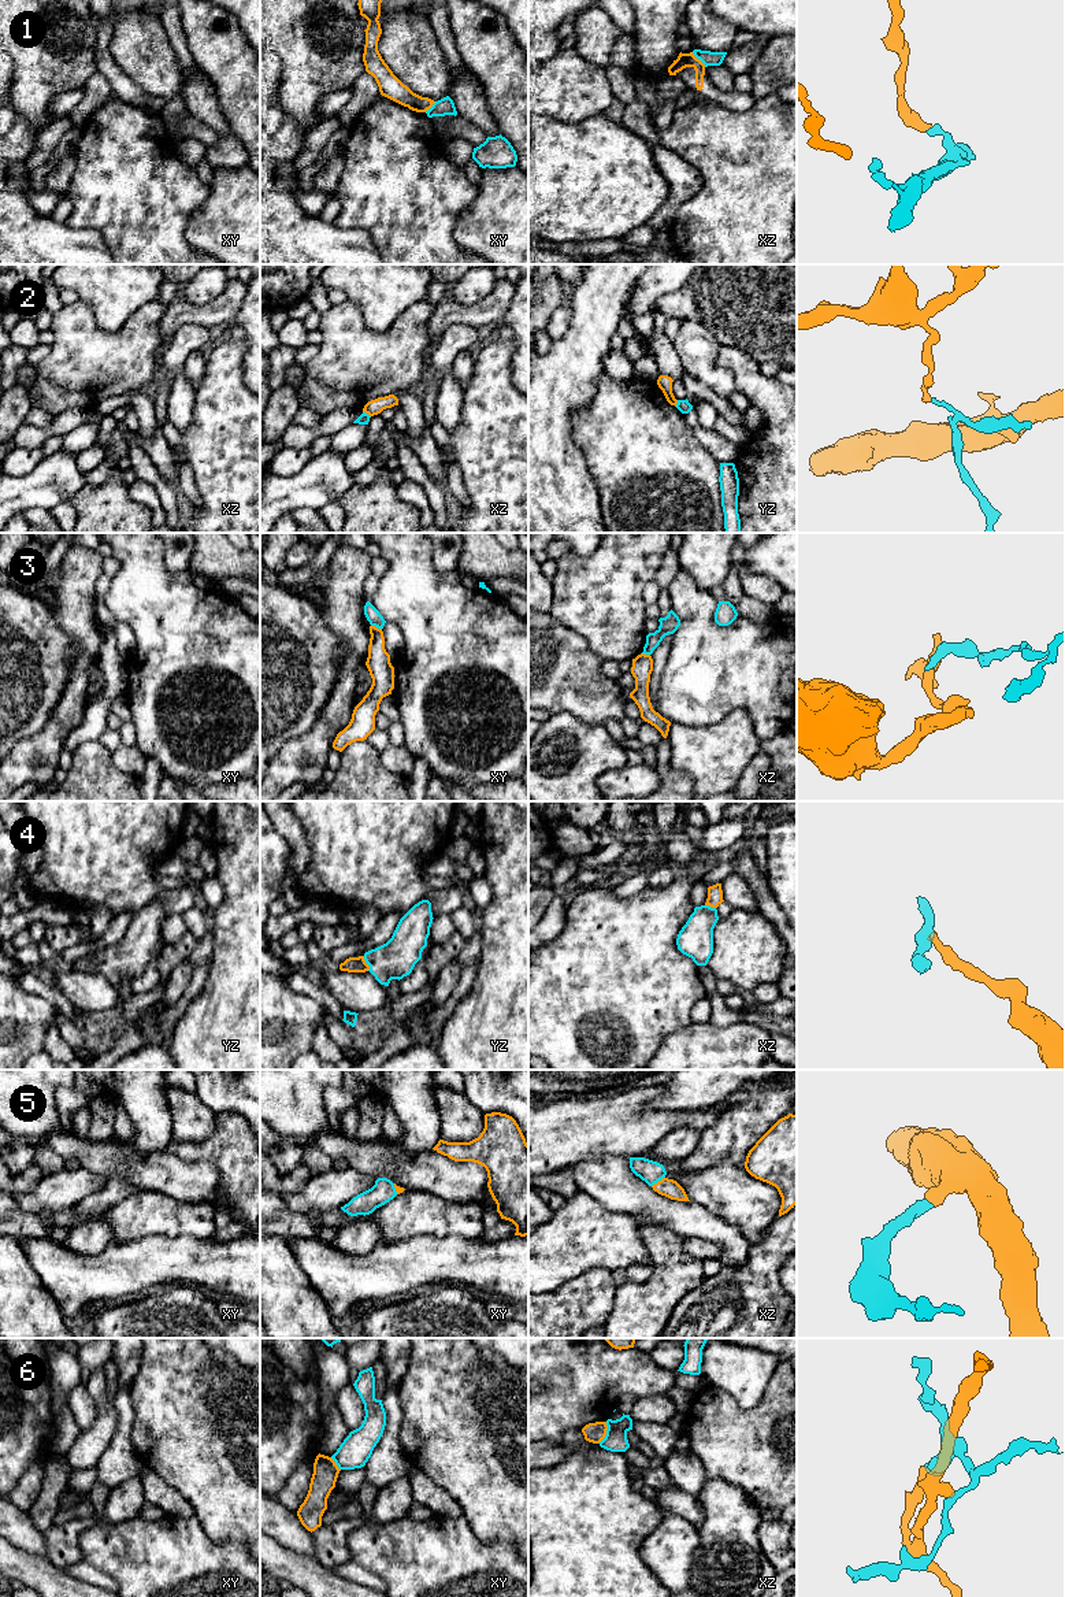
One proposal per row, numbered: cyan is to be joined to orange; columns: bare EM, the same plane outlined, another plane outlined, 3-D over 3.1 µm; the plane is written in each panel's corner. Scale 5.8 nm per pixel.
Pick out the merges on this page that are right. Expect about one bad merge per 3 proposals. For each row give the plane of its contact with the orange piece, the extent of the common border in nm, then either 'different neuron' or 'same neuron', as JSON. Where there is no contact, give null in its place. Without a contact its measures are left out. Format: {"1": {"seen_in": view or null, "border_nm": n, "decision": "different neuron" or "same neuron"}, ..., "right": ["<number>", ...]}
{"1": {"seen_in": "xz", "border_nm": 120, "decision": "different neuron"}, "2": {"seen_in": "xz", "border_nm": 60, "decision": "different neuron"}, "3": {"seen_in": "xy", "border_nm": 70, "decision": "different neuron"}, "4": {"seen_in": "yz", "border_nm": 90, "decision": "same neuron"}, "5": {"seen_in": "xz", "border_nm": 100, "decision": "same neuron"}, "6": {"seen_in": "xz", "border_nm": 140, "decision": "different neuron"}, "right": ["4", "5"]}

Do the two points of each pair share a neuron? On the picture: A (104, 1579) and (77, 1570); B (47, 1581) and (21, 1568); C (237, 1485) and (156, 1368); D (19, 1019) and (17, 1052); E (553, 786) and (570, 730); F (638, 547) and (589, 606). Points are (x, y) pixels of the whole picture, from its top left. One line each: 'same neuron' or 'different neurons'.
A: same neuron
B: same neuron
C: same neuron
D: same neuron
E: same neuron
F: same neuron

